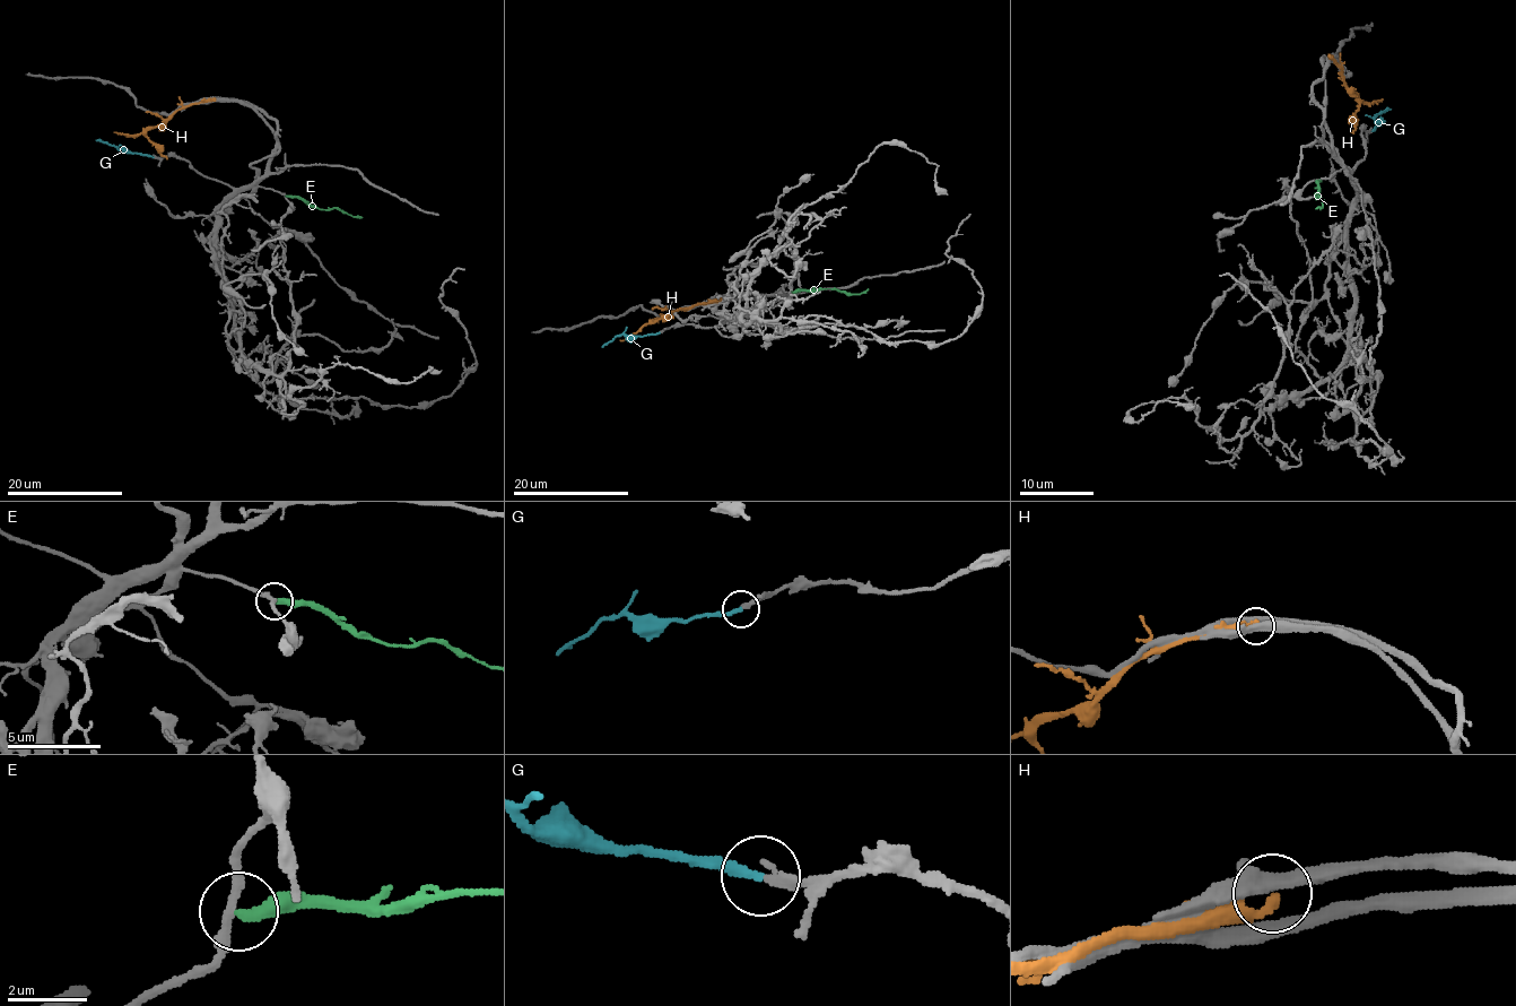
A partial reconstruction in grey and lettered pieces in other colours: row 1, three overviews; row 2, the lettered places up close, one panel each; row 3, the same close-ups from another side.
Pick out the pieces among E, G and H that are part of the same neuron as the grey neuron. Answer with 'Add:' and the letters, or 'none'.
Add: G

